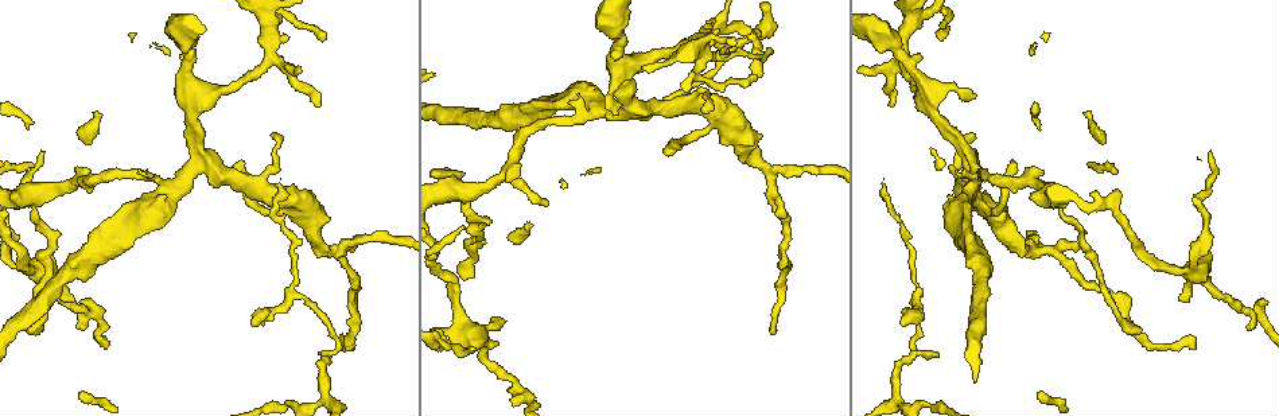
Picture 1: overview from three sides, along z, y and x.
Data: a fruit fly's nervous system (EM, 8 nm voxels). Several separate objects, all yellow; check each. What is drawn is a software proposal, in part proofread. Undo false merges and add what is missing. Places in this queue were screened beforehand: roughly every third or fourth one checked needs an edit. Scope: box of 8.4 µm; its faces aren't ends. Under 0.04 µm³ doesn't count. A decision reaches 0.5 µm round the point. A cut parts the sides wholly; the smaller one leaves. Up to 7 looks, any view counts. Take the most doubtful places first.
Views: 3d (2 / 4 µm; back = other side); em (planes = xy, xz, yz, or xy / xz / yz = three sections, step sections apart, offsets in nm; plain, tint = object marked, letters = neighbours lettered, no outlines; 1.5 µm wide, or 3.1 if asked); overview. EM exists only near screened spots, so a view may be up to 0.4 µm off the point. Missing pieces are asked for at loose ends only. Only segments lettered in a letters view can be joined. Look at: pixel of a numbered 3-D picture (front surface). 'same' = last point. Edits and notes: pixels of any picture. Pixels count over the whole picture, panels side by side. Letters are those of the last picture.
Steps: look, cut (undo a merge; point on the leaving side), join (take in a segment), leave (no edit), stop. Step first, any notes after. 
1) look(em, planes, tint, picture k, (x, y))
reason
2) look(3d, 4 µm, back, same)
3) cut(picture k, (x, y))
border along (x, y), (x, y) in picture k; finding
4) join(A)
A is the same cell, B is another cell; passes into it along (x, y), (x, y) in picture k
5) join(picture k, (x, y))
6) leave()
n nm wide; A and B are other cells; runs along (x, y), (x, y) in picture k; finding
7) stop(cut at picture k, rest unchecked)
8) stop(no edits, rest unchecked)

look(3d, 2 µm, picture 1, (903, 59))
thin neck

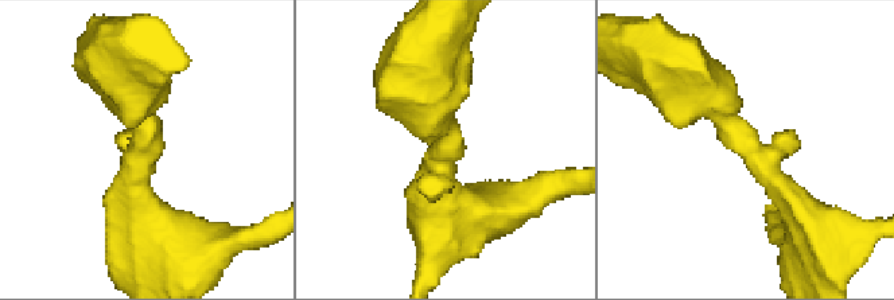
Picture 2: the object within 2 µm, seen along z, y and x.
look(em, yz, step 8, letters, picture 2, (446, 148))
arms of 360, 400 nm

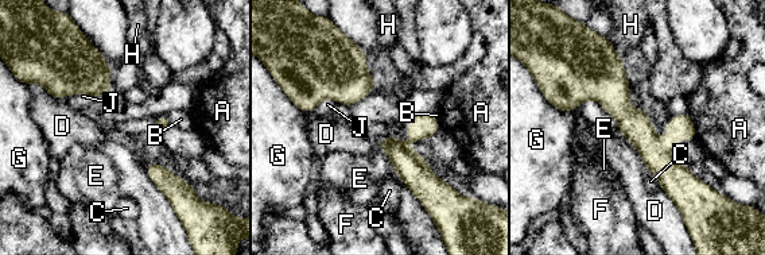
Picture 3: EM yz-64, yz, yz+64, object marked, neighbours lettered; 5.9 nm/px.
leave()
E touches over 480 nm; A, B, C, D, E, F, G, H and J are other cells; border along (618, 132), (633, 145), (649, 172) in picture 3; one cell here

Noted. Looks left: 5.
look(em, xz, step 8, tint, picture 1, (709, 23))

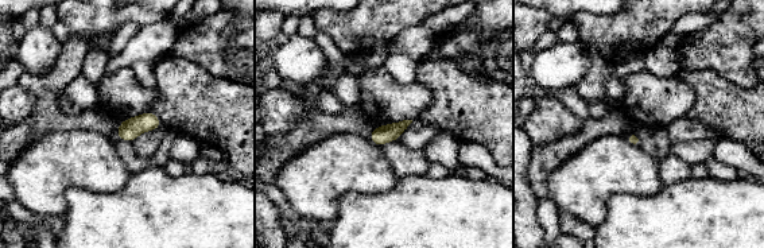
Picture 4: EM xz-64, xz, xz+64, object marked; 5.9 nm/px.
look(em, planes, letters, same)
another direction

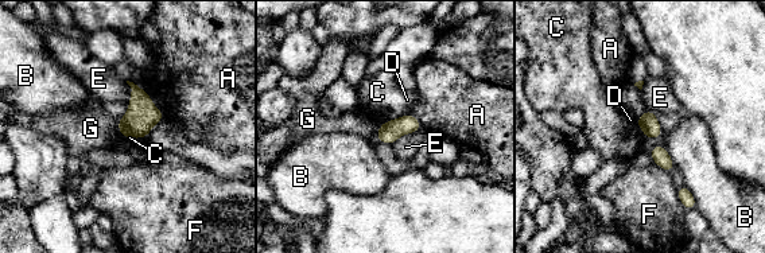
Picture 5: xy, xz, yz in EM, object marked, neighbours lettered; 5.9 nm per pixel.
leave()
E touches over 220 nm; A, B, C, D, E, F and G are other cells; border along (422, 127), (403, 133), (391, 146) in picture 5; none of them fits

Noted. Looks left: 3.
look(3d, 4 µm, picture 1, (297, 293))
abrupt turn

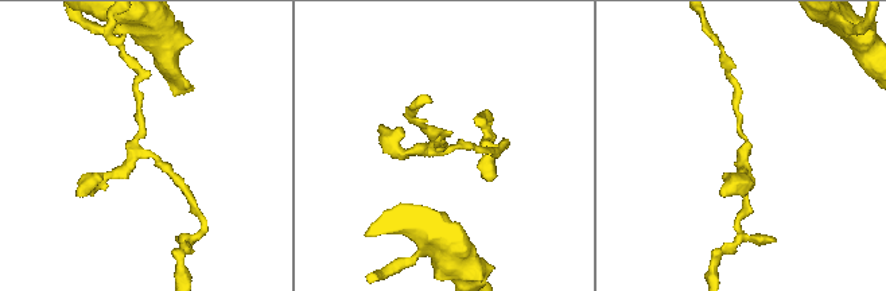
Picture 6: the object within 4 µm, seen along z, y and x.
look(em, yz, step 4, letters, picture 6, (139, 150))

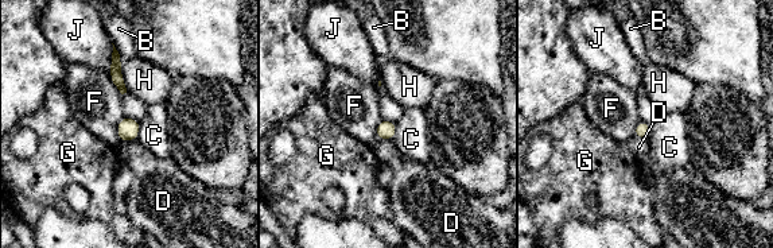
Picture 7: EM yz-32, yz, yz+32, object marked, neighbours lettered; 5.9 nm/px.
leave()
B, C, D, F, G, H and J are other cells; border along (123, 116), (117, 127), (119, 140) in picture 7; continuous, no second cell

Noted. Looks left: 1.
stop(no edits, rest unchecked)

